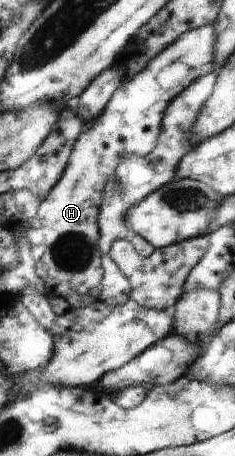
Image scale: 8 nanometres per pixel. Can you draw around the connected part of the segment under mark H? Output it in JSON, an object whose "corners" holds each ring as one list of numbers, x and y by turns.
{"corners":[[215,21,183,33,139,74,123,81,103,112,95,118,96,123,85,129,75,142,61,180,54,186,55,190,50,190,51,194,45,194,47,198,43,198,39,218,25,230,37,276,47,286,49,296,67,300,71,308,89,306,99,300,104,273,98,247,98,214,104,197,103,186,127,155,147,157,155,150,170,102,199,77,214,72,217,38]]}

